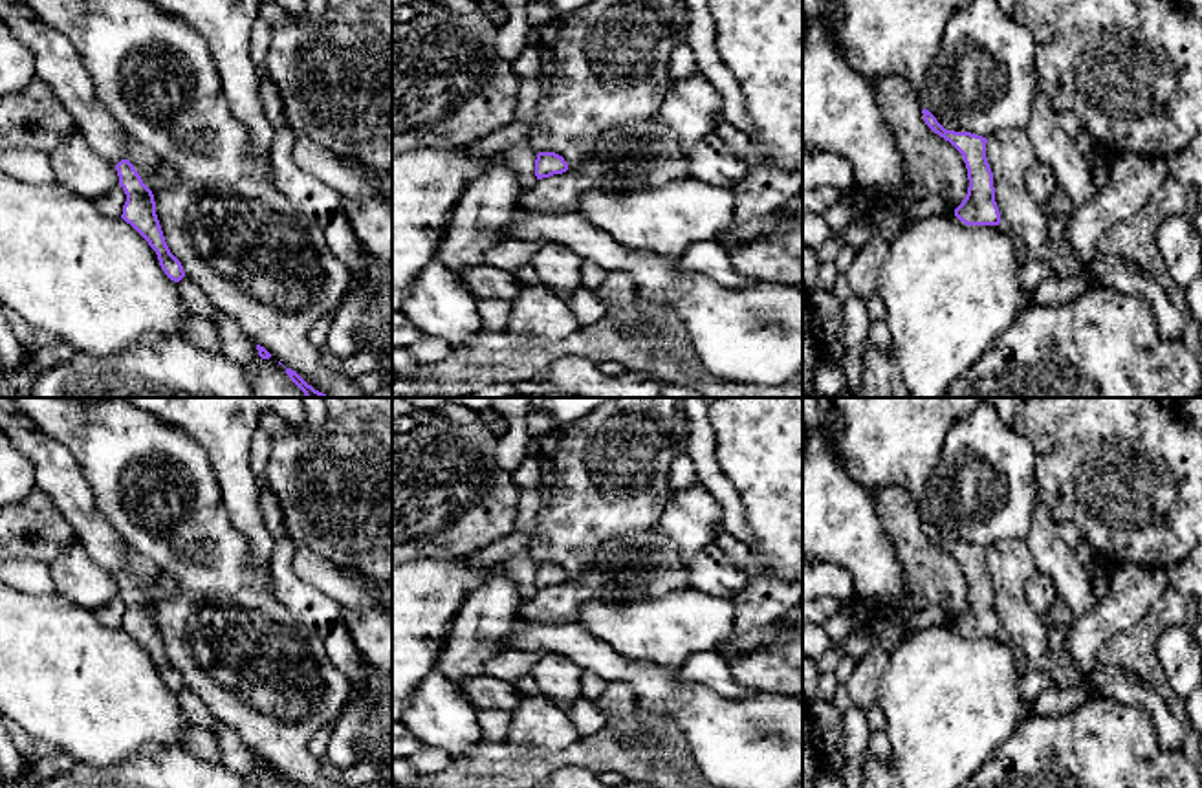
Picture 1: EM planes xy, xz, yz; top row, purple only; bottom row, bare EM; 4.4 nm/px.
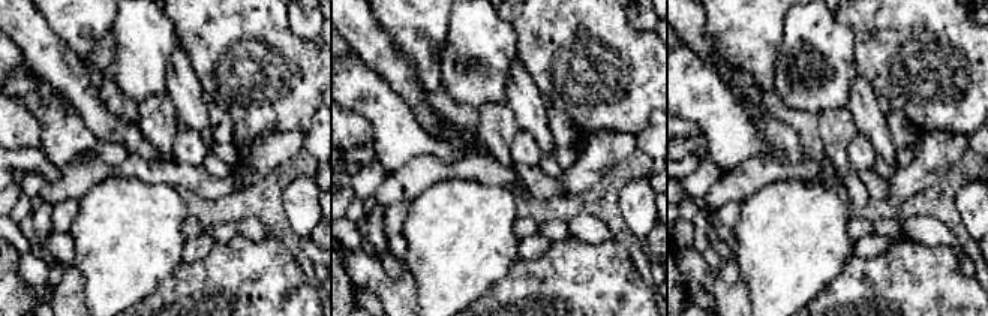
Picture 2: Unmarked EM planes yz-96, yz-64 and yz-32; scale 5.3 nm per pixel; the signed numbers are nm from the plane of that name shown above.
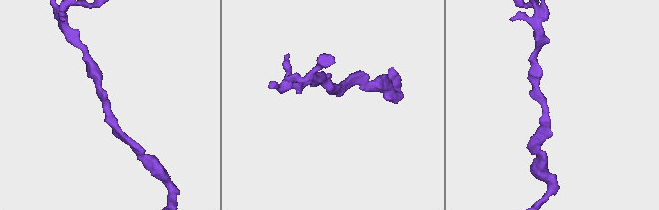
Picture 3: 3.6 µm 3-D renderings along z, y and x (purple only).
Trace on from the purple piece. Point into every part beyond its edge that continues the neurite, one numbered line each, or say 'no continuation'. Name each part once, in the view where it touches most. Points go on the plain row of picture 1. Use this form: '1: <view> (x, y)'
no continuation

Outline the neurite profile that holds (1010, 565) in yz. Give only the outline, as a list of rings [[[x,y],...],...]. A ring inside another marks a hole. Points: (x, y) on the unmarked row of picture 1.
[[[999,542],[986,553],[986,568],[993,583],[995,612],[1000,638],[1010,641],[1024,663],[1037,663],[1048,652],[1048,632],[1041,614],[1024,597],[1024,585],[1035,570],[1024,542]]]

